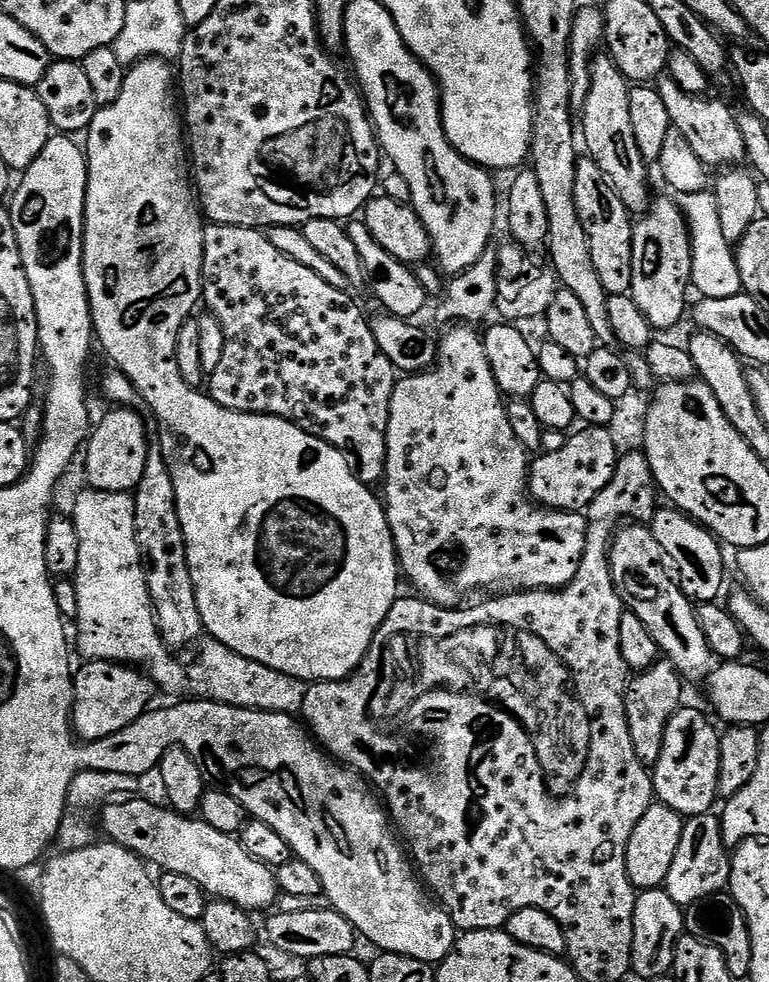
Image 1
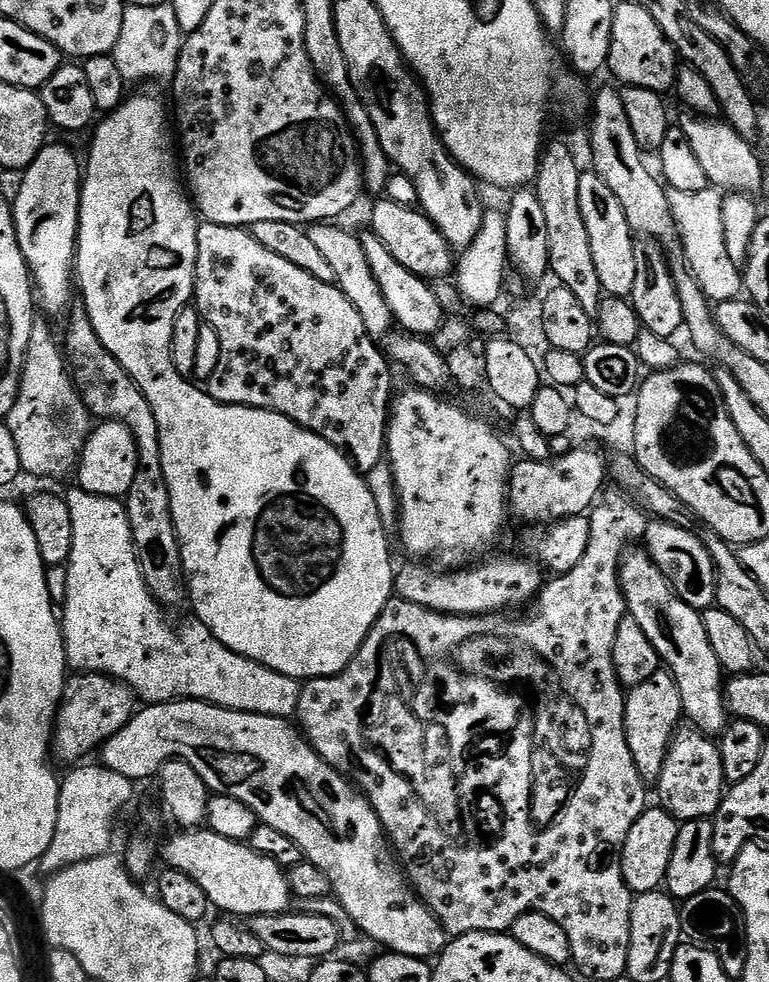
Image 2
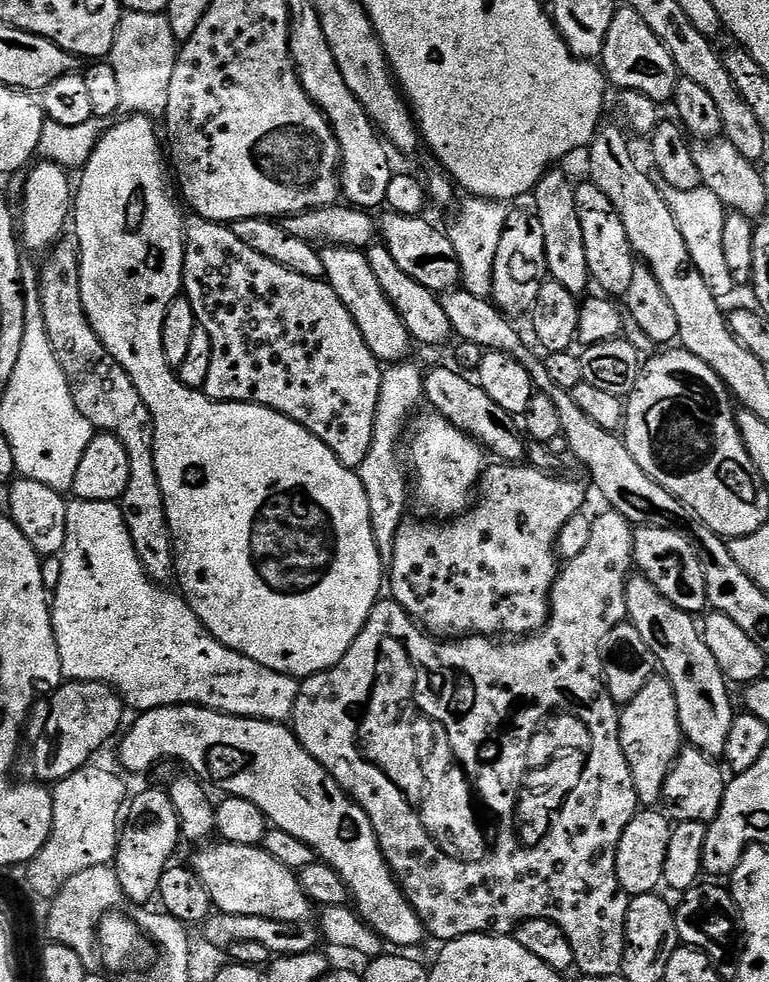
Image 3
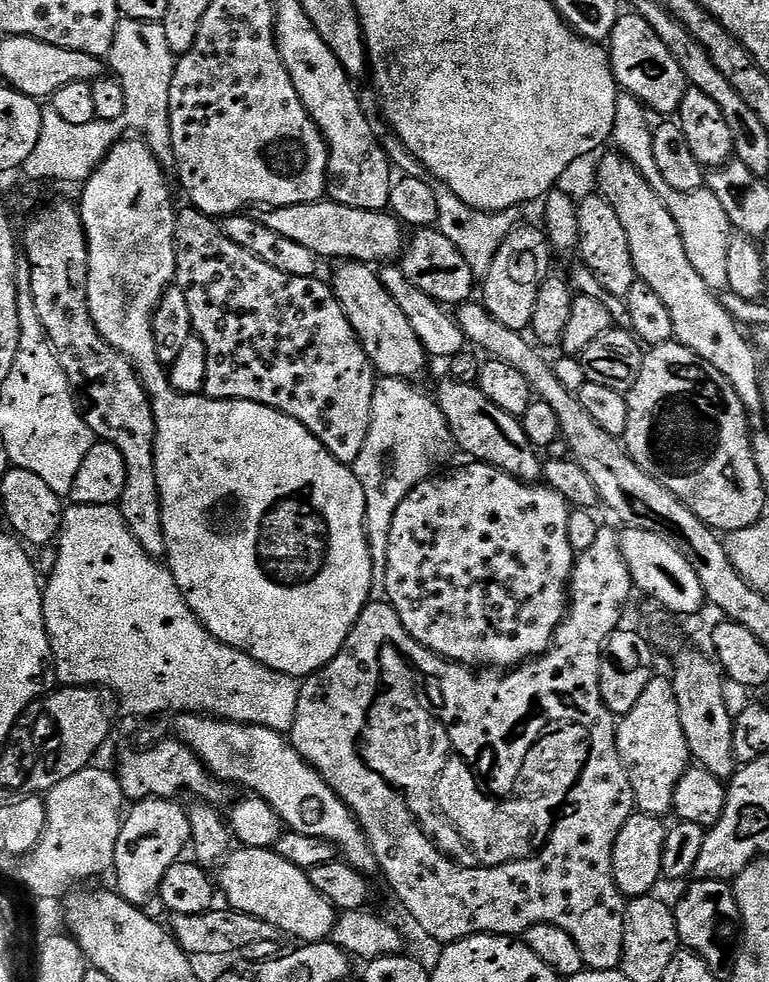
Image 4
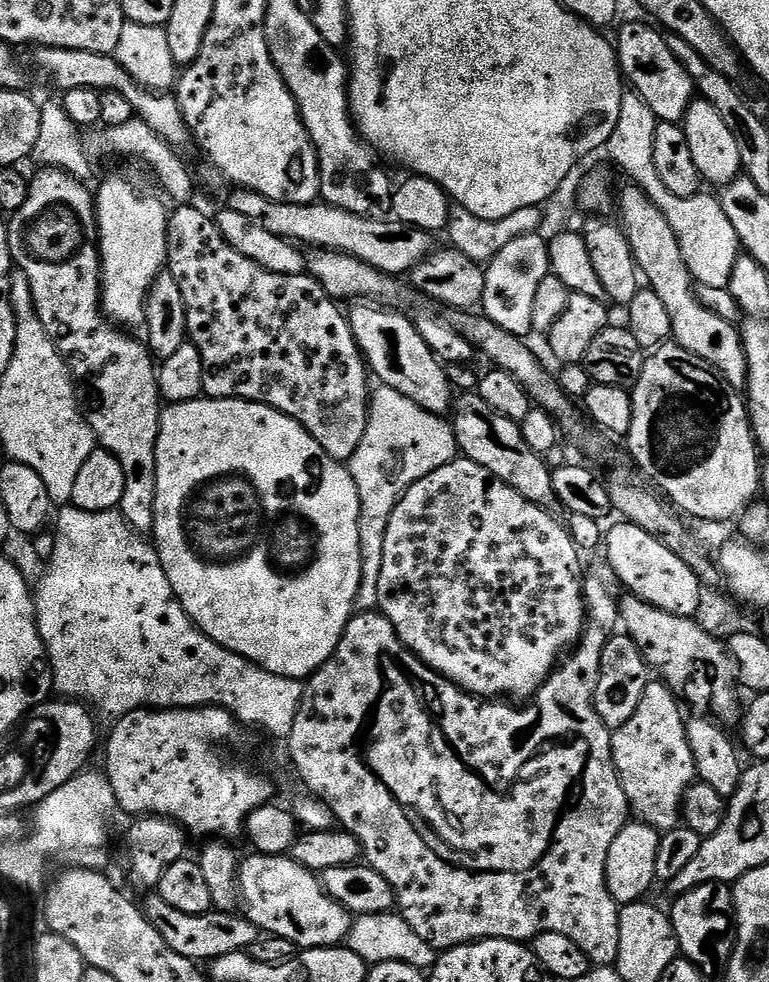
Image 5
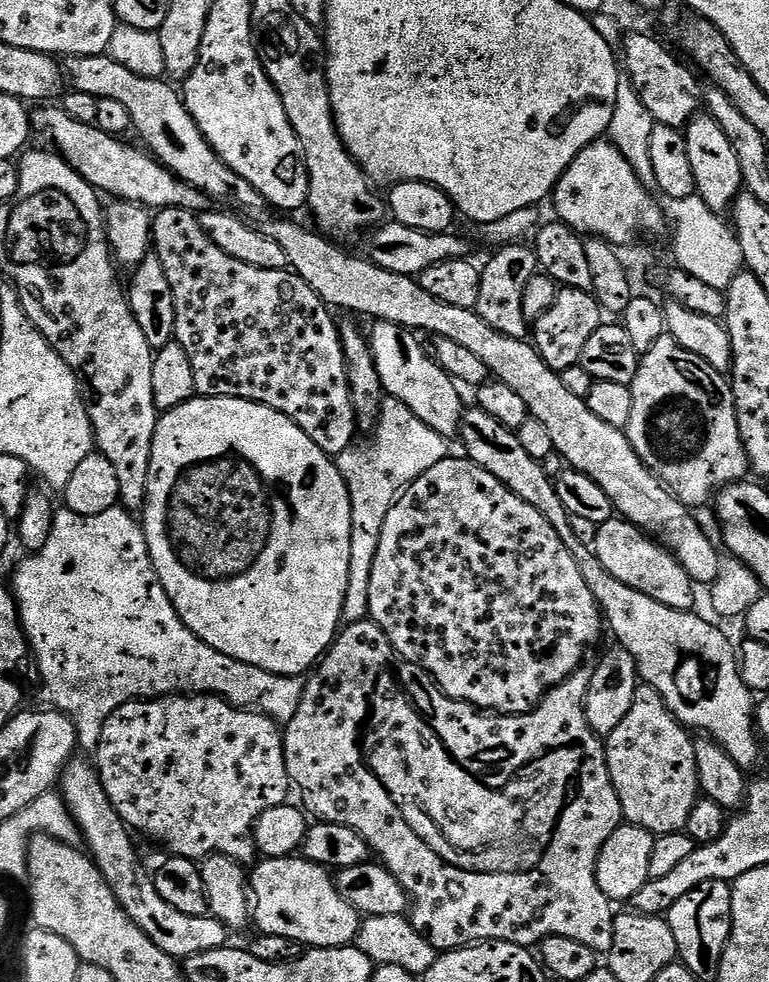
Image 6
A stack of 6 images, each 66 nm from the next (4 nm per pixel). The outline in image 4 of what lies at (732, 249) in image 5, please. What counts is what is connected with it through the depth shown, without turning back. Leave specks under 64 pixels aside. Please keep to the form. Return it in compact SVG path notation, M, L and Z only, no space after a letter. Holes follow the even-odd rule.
M621 95L616 102L611 143L639 170L642 178L646 178L650 190L654 190L654 194L662 198L662 206L666 206L674 222L678 222L682 246L686 246L686 258L690 258L690 266L698 270L702 282L706 282L706 286L713 290L727 289L726 258L730 254L734 229L726 218L726 210L722 210L722 202L718 202L718 198L714 198L714 194L706 186L696 192L683 192L674 190L674 186L667 184L666 178L662 178L658 170L658 165L654 163L653 125L648 124L648 119L649 113L636 97Z

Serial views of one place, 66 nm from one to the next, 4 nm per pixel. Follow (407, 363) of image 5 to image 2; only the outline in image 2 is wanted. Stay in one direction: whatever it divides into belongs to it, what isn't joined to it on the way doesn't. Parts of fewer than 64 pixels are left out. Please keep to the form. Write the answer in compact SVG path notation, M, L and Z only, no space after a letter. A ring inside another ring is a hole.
M321 222L311 225L307 229L310 242L318 246L318 251L326 257L328 263L334 269L336 287L350 298L350 303L354 305L354 310L362 314L362 322L366 322L366 330L373 338L387 337L393 331L394 321L392 311L382 294L382 286L374 282L374 270L370 270L370 262L366 262L366 250L363 239L359 235L347 232L344 228L339 228L336 222Z

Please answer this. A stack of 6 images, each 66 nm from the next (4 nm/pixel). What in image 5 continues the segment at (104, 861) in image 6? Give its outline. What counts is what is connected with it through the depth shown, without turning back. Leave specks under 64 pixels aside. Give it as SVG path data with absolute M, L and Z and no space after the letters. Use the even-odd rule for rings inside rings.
M152 894L148 901L143 901L142 907L144 917L150 922L150 926L154 926L154 930L158 930L158 934L162 934L166 946L170 946L170 950L177 954L182 954L182 958L190 958L197 962L222 958L222 954L243 952L262 935L260 929L248 921L247 915L219 910L201 916L182 914L182 910L174 910L174 906L168 905L159 894Z

